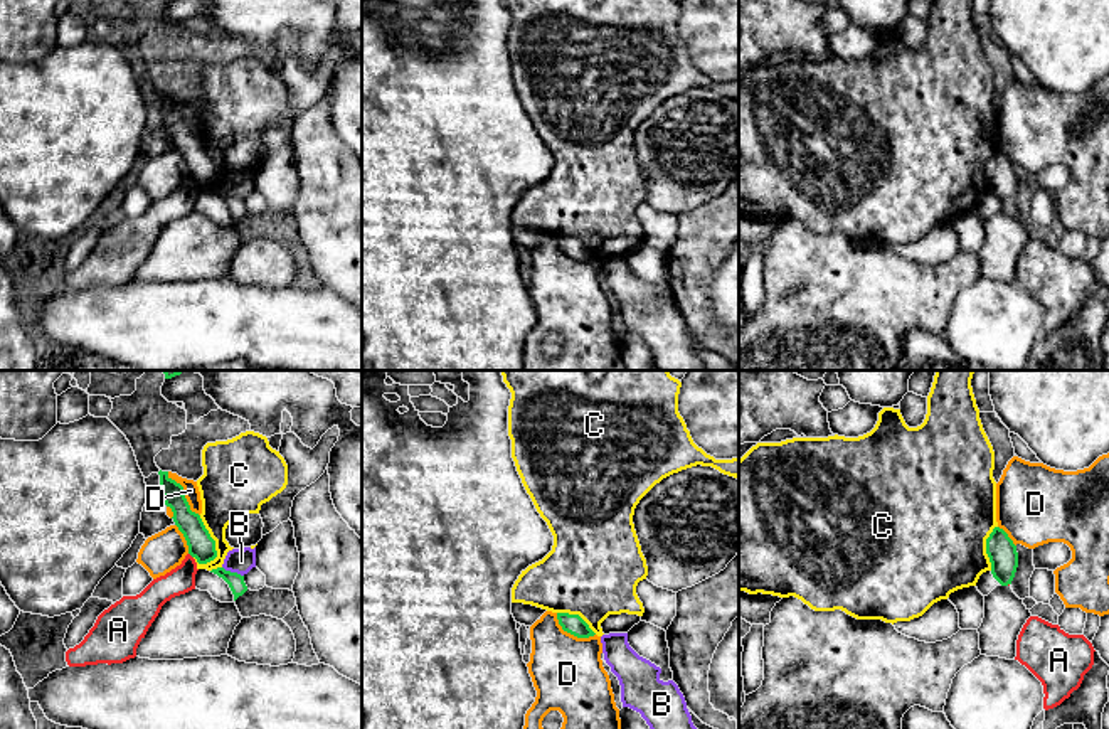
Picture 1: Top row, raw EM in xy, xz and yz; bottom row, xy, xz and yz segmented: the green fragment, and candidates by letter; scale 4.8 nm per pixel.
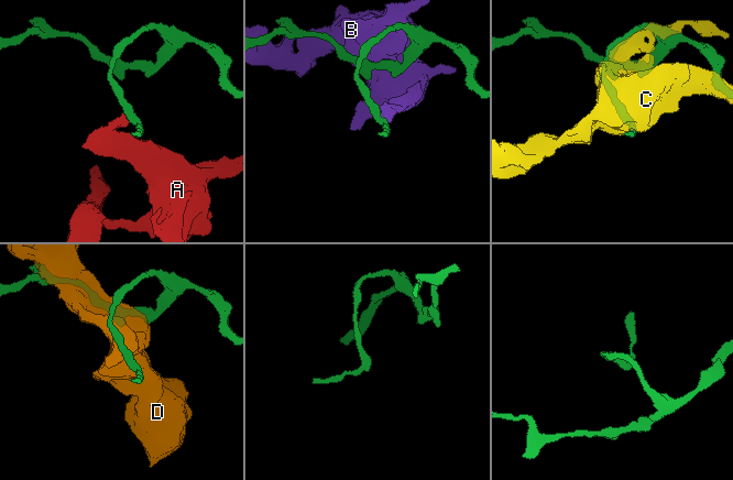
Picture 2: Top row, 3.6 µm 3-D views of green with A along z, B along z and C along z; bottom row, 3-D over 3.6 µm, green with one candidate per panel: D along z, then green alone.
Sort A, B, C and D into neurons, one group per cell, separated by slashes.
A / B / C / D

